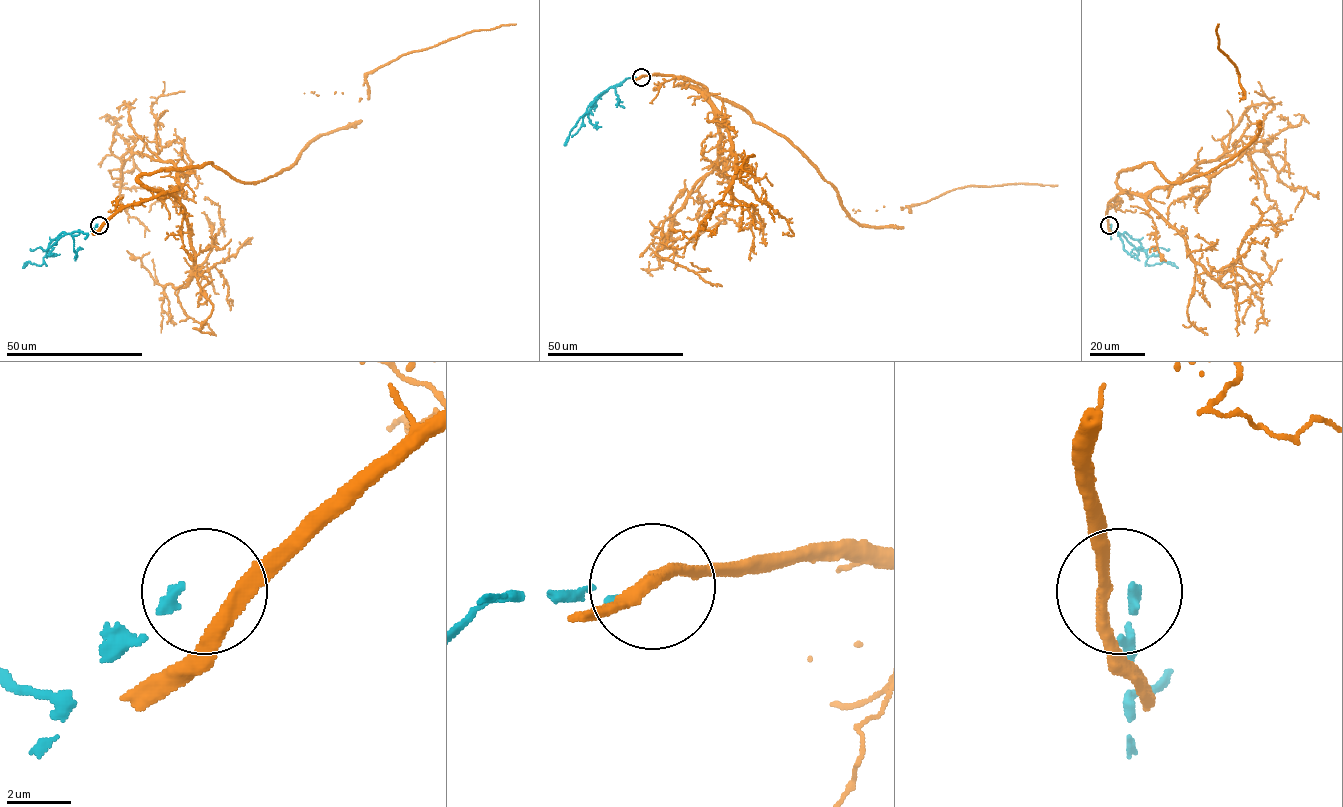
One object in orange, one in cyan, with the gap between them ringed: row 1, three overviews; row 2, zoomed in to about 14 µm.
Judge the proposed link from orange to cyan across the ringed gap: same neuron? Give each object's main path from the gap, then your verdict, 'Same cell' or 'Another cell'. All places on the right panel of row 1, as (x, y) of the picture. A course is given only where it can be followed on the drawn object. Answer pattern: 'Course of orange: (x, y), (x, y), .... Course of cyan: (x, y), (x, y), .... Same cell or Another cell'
Course of orange: (1108, 225), (1121, 171), (1152, 162), (1169, 182), (1191, 180), (1258, 136), (1217, 24). Course of cyan: (1110, 225), (1110, 233), (1125, 232), (1141, 243), (1149, 266), (1169, 262), (1178, 268). Another cell

